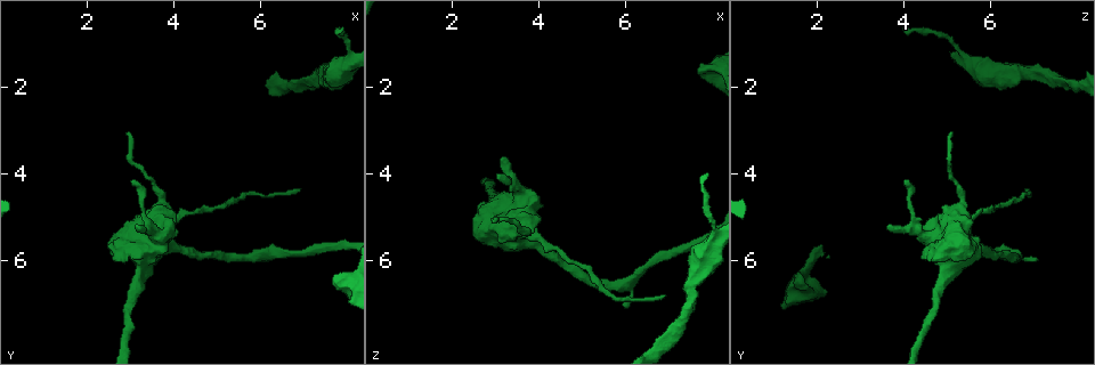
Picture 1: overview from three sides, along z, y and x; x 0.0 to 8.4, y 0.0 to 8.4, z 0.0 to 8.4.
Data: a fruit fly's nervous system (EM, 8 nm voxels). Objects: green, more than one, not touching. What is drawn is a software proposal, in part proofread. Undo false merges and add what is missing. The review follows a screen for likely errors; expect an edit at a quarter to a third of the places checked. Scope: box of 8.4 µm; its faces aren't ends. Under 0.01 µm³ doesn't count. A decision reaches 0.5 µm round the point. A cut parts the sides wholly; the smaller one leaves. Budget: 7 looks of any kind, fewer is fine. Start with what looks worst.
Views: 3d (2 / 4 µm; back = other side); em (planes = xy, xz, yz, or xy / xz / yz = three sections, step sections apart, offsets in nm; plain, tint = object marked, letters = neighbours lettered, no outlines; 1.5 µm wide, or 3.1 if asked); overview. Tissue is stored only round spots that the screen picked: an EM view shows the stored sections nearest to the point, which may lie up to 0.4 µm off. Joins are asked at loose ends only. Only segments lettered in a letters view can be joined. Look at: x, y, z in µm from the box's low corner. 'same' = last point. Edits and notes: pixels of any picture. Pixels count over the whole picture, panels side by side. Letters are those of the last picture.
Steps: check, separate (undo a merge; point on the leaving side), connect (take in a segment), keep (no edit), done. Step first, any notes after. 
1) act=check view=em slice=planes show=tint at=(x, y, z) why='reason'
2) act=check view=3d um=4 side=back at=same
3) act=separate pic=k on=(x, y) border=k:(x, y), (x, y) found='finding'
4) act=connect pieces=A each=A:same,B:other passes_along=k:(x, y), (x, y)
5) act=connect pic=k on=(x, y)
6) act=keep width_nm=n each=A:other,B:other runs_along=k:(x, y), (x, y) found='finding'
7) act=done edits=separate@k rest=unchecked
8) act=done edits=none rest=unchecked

act=check view=3d um=2 at=(6.85, 4.40, 6.80) why='long arm stops here'

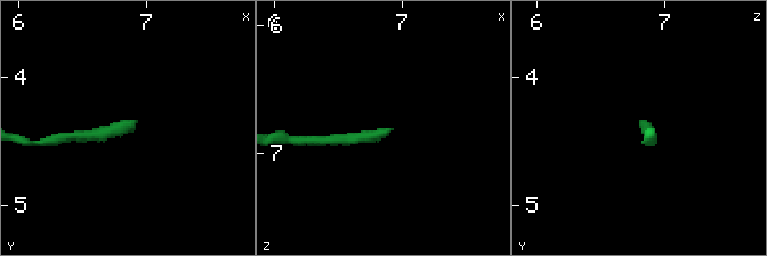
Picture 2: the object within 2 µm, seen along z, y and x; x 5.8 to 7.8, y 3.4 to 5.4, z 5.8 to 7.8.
act=check view=em slice=xy step=4 show=letters at=(6.88, 4.34, 6.80)

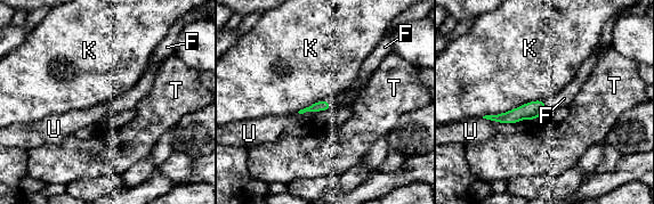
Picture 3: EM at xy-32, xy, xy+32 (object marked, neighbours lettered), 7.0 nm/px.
act=connect pic=3 on=(344, 97) each=F:same,K:other,T:other,U:other found='it goes on there'

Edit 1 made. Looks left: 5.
act=check view=3d um=4 at=(2.70, 5.95, 4.65) why='an open end'

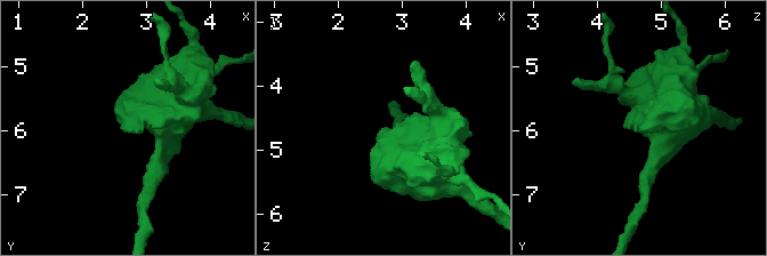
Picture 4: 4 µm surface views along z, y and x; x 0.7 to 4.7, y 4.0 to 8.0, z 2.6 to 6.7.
act=check view=em slice=planes show=letters at=(2.75, 6.00, 4.65)

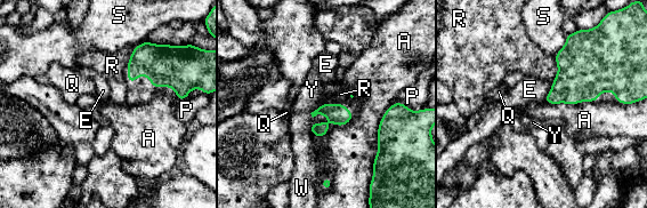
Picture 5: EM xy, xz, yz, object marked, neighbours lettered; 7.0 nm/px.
act=keep each=A:other,E:other,P:other,Q:other,R:other,S:other,W:other,Y:other border=5:(395, 101), (380, 120), (372, 166) found='none of them fits'

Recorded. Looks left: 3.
act=check view=3d um=4 at=(7.50, 1.70, 6.60)

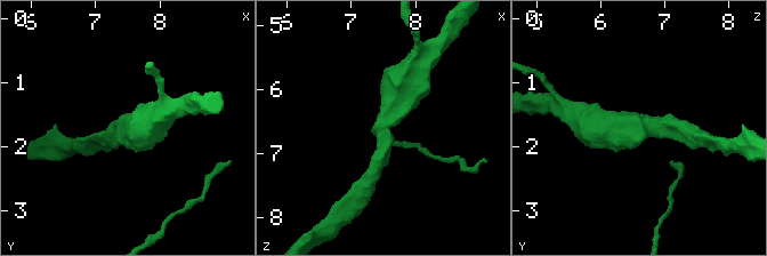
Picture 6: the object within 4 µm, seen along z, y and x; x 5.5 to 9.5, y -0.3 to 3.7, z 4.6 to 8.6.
act=check view=em slice=yz step=8 show=tint at=(7.55, 1.65, 6.60) arm_widths_nm=220,550

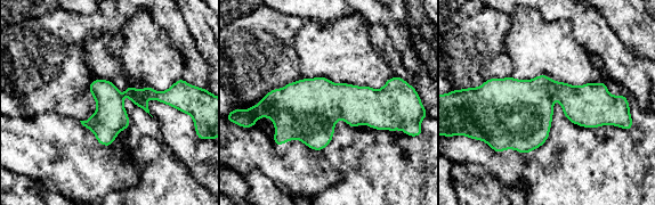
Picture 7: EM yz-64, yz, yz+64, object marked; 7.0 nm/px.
act=check view=em slice=planes show=letters at=same

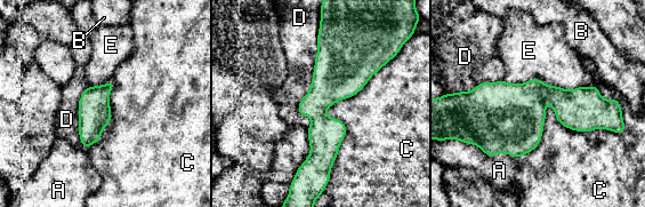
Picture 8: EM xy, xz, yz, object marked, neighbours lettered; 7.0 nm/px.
act=keep each=A:other,B:other,C:other,D:other,E:other border=8:(393, 57), (327, 183) found='all the same cell'

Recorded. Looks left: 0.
act=done edits=connect@3 rest=unchecked

